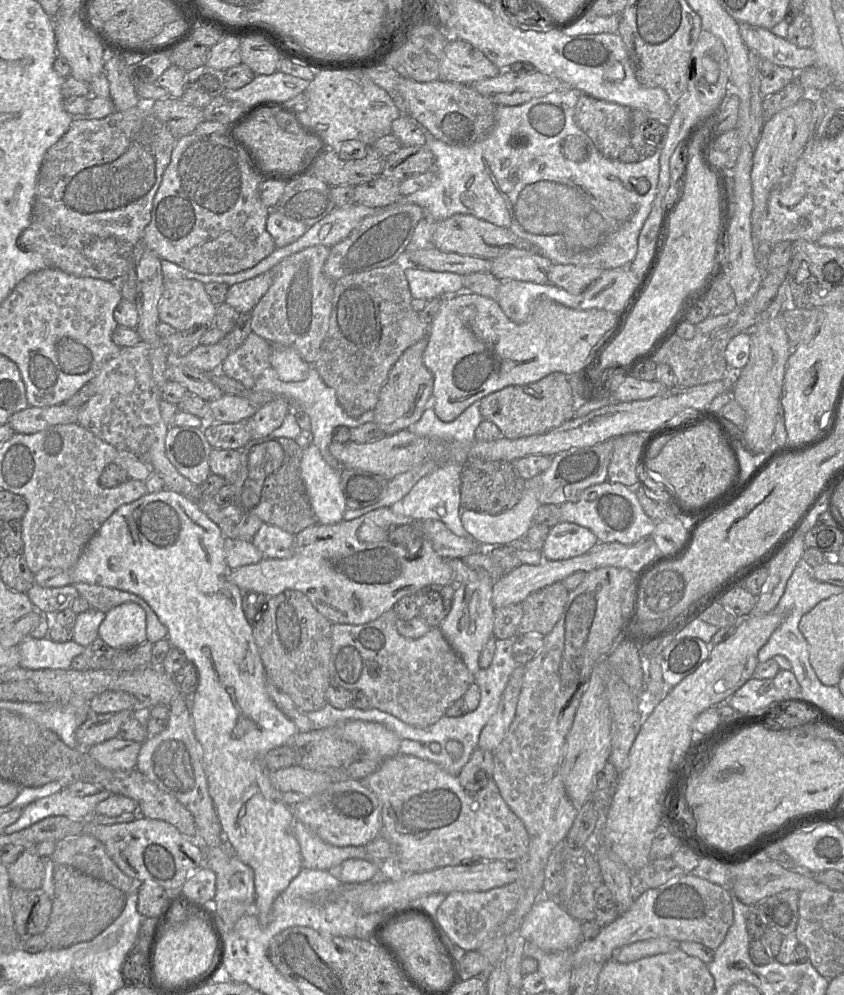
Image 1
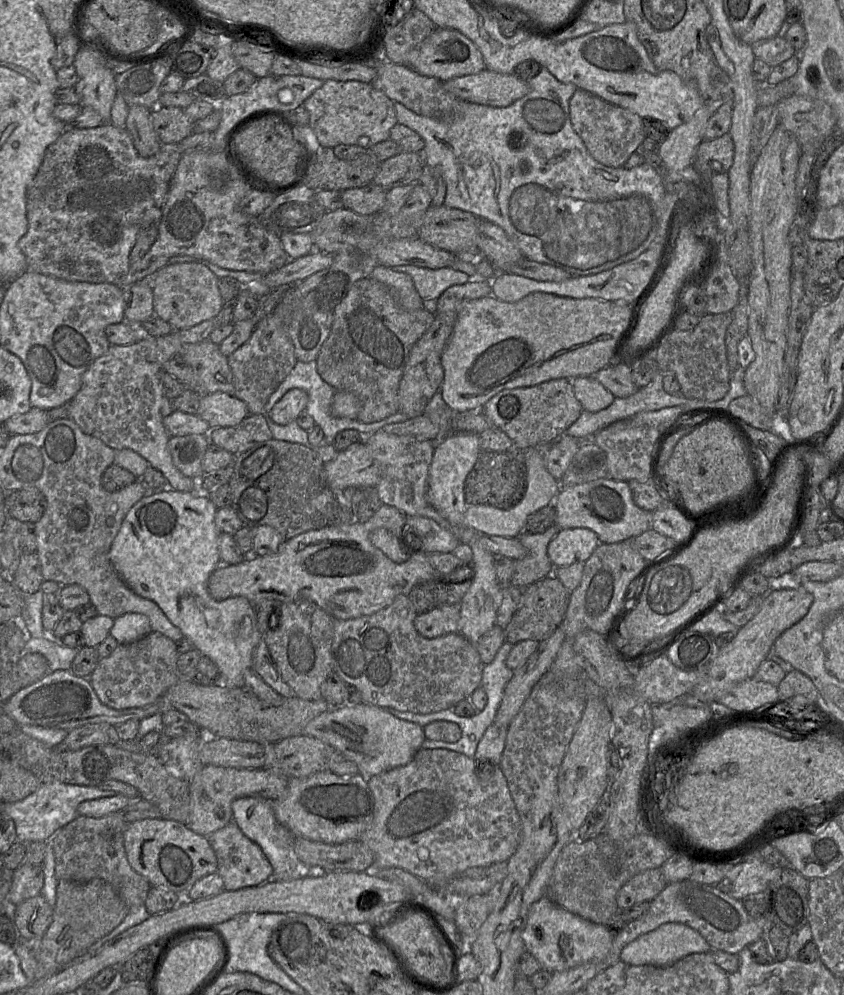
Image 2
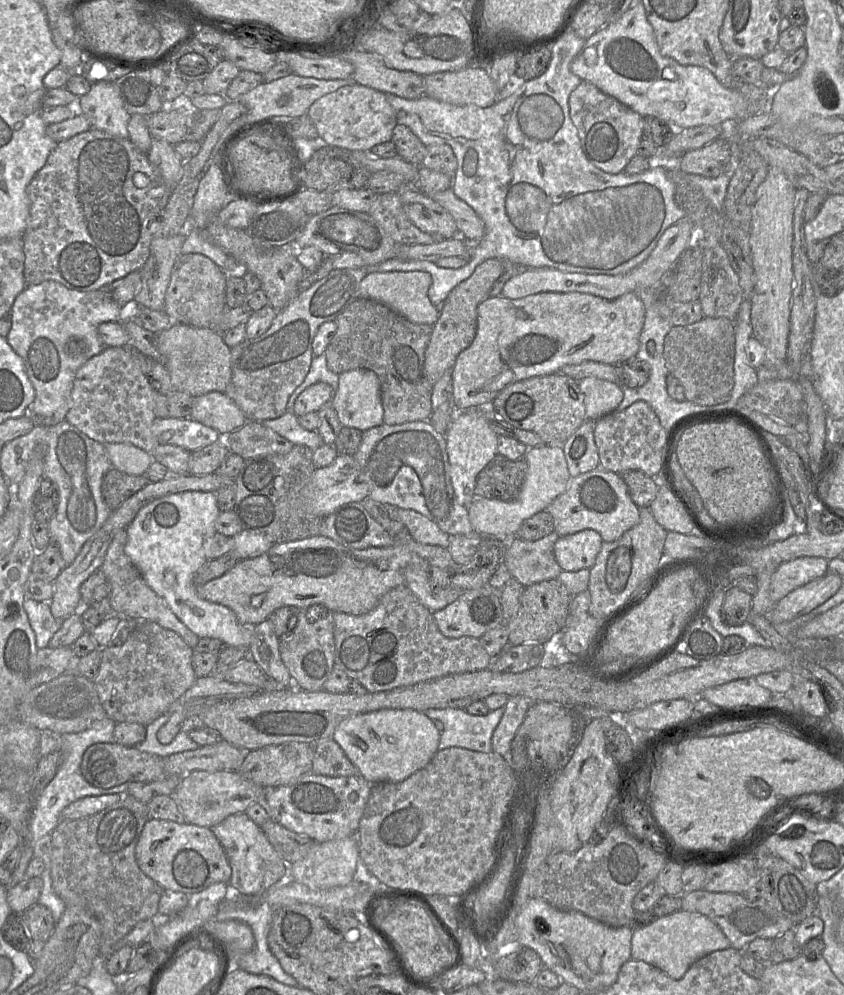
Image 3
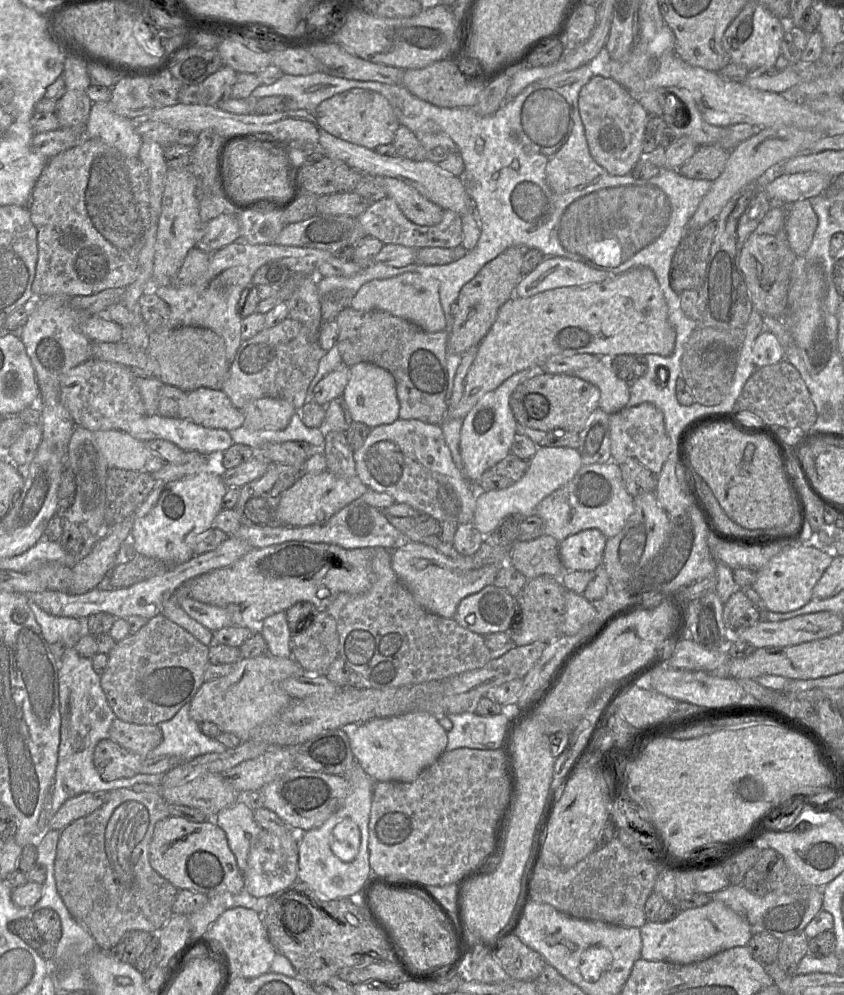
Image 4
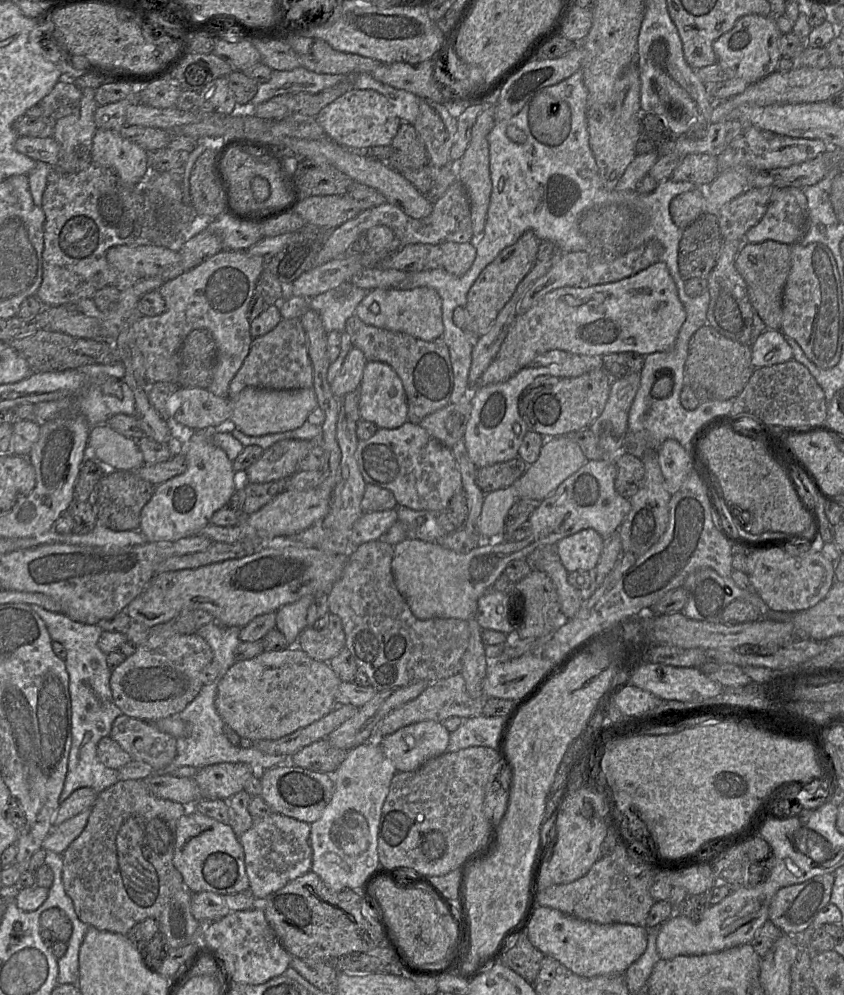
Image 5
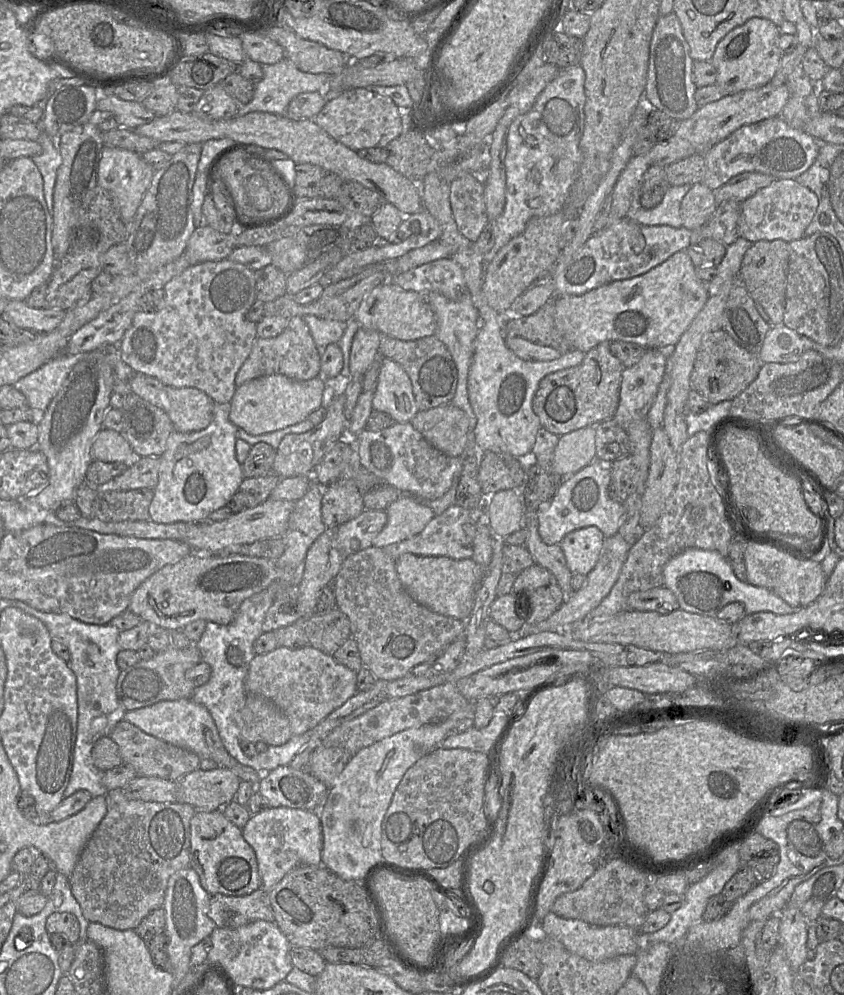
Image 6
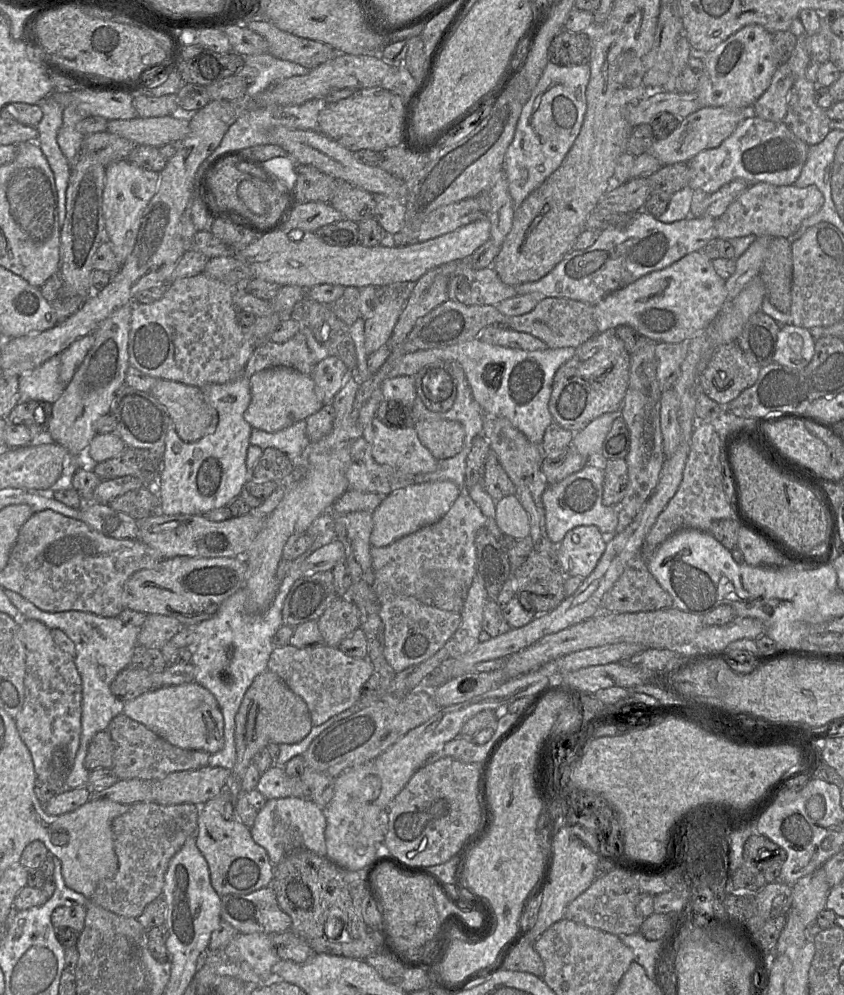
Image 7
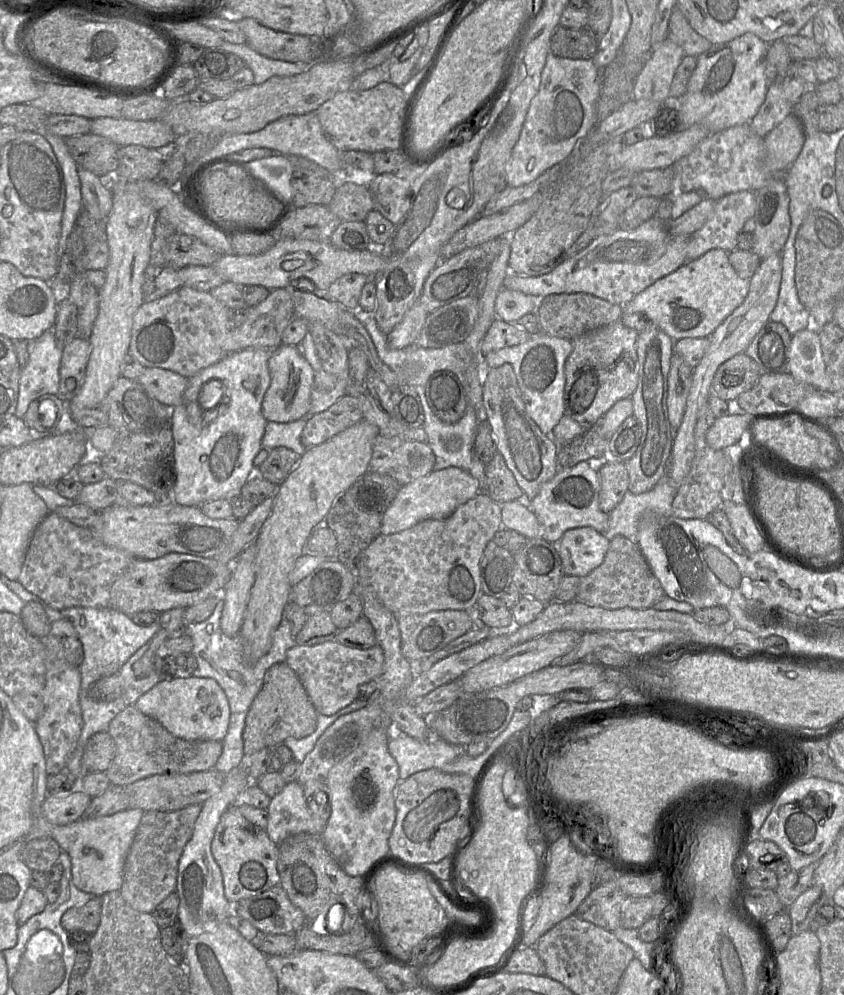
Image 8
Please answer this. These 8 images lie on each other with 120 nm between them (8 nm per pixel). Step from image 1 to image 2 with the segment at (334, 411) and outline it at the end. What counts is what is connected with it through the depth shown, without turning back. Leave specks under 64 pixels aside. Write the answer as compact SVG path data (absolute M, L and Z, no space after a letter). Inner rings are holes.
M316 360L311 362L297 362L290 374L284 379L284 381L279 385L276 391L270 396L266 406L265 413L267 415L268 411L273 407L273 405L280 400L285 393L292 389L300 389L307 393L308 395L308 403L305 408L307 413L309 413L315 424L321 427L324 432L324 440L323 444L333 444L333 440L335 436L346 429L355 429L359 431L363 436L368 436L385 426L385 421L377 421L374 423L365 423L361 422L358 419L350 419L350 418L341 418L335 417L331 413L331 403L336 392L331 385L326 383L317 371L317 363Z

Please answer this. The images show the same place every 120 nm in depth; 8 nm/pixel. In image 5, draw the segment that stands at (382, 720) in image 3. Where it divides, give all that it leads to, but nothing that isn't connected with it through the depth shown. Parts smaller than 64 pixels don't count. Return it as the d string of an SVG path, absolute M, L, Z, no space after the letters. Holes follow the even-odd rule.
M425 720L404 726L392 734L373 739L382 748L385 756L392 761L397 772L408 772L418 769L426 761L447 751L450 732L442 722Z

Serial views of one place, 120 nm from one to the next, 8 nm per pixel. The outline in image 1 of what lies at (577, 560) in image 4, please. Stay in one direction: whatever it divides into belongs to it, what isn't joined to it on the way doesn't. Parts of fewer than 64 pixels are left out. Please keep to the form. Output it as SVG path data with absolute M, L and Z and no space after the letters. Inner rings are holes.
M560 521L549 529L541 551L547 560L567 560L588 552L597 542L590 529Z

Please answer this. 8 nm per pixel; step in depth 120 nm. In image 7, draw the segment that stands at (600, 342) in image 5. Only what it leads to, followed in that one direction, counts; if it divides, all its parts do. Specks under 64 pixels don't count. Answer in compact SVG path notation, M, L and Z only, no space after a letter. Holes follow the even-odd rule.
M702 251L687 254L595 304L598 333L625 325L657 343L680 343L700 334L717 317L727 297L725 282Z

